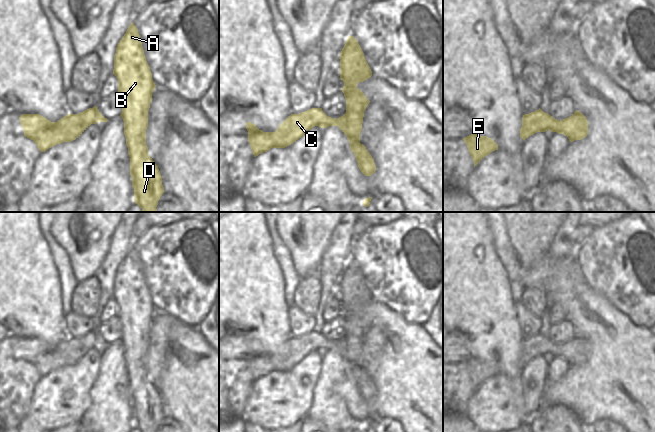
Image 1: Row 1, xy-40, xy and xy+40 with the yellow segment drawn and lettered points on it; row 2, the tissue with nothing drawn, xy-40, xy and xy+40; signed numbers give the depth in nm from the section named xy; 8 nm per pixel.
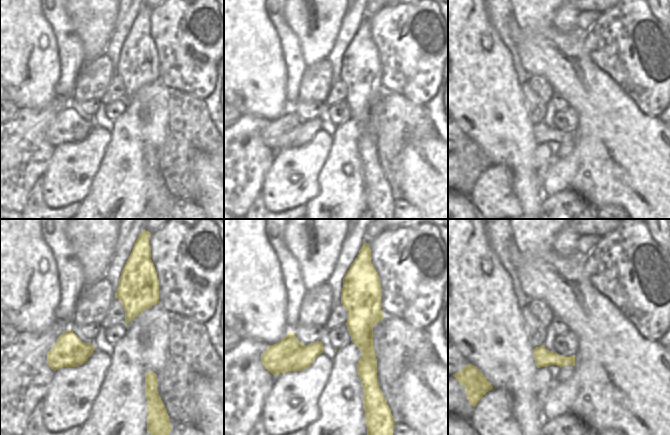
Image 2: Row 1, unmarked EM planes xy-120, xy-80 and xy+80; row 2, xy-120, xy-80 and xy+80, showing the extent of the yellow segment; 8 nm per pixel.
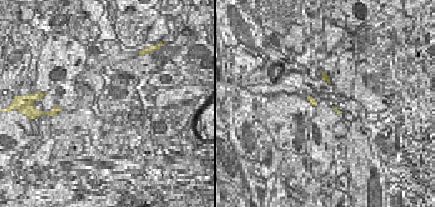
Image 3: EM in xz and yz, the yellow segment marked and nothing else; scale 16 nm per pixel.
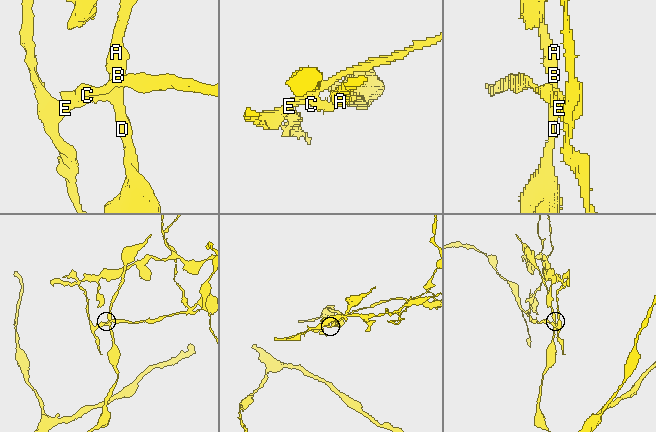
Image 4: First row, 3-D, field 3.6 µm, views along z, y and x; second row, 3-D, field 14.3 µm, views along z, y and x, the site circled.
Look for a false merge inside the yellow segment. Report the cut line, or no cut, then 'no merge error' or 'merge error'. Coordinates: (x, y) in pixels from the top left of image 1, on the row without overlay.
cut xy+40 (558, 345), (559, 348), (556, 351), (563, 357); merge error

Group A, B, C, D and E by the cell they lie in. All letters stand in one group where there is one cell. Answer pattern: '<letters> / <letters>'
A B D / C E

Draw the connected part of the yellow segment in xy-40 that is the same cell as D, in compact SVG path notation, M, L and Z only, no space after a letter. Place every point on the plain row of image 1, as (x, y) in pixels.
M133 246L116 271L113 298L118 303L118 317L122 325L122 337L120 340L124 345L124 359L130 381L130 399L134 413L134 426L140 432L156 432L160 421L164 417L164 411L158 390L148 379L148 371L146 369L148 334L156 309L144 279L138 253Z

